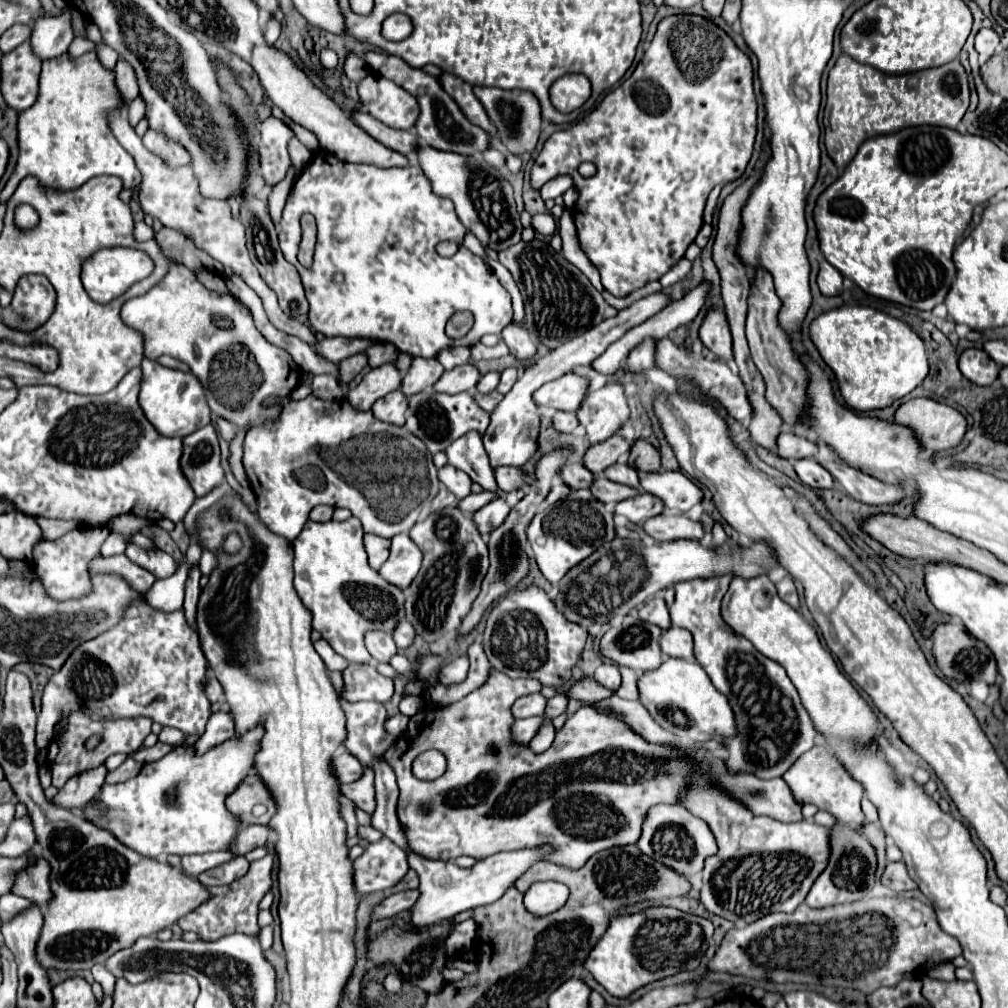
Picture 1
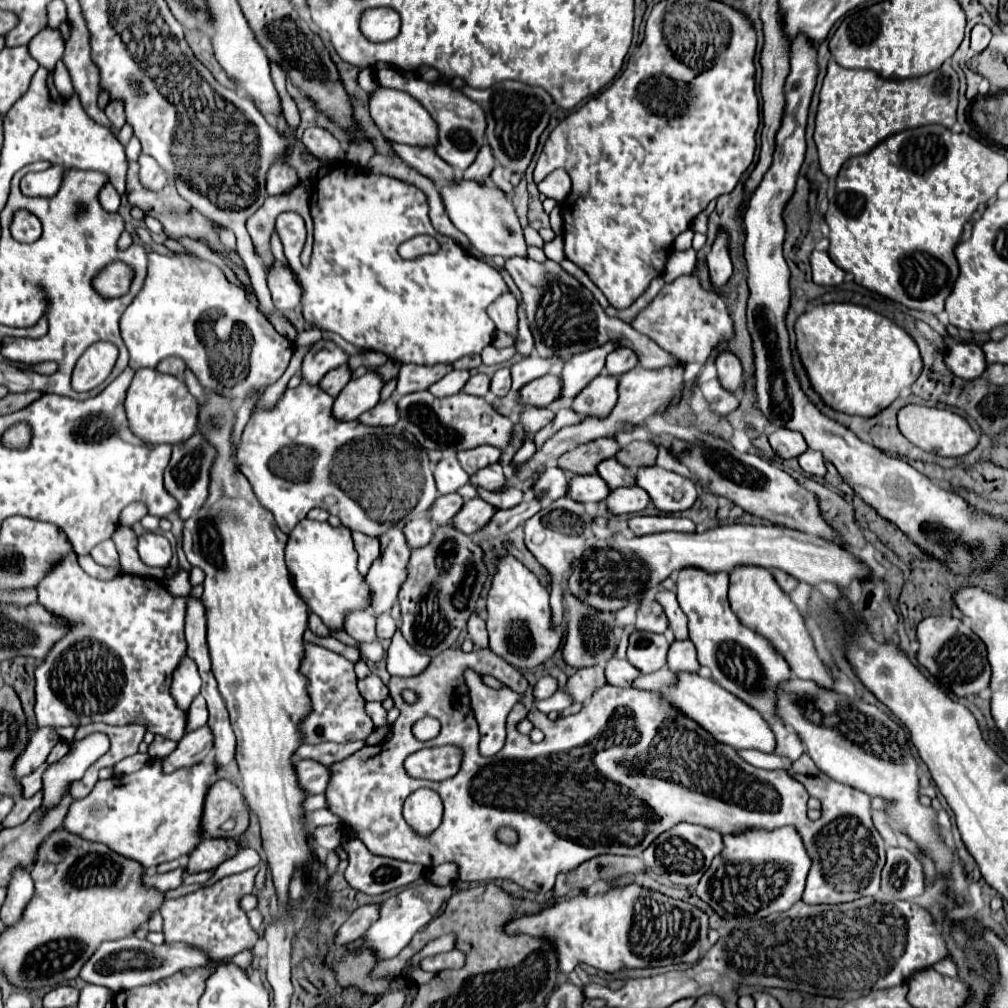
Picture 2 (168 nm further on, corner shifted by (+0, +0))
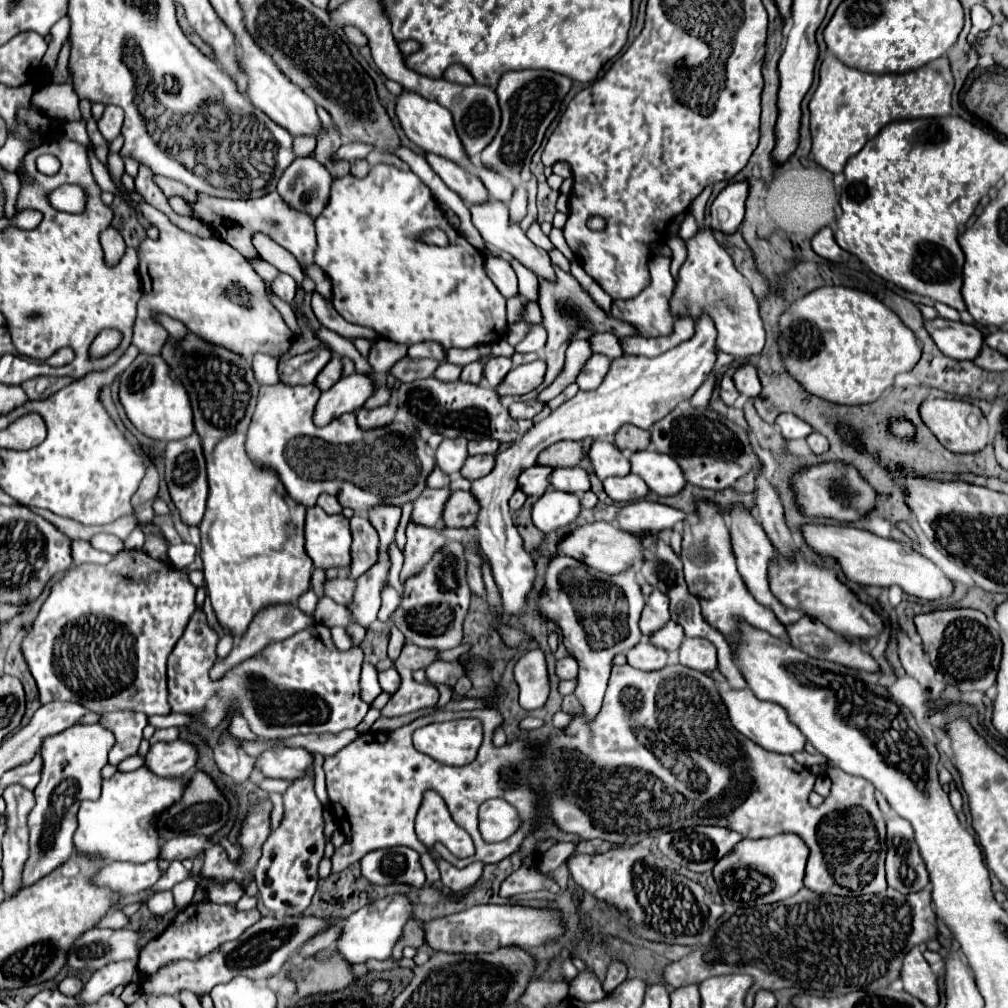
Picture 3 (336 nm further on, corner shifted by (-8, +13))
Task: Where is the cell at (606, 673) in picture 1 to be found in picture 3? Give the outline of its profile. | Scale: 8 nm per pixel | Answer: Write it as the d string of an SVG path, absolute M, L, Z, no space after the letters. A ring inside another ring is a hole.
M642 640L638 642L632 650L626 652L626 658L628 658L628 664L632 668L638 668L638 670L660 670L668 664L668 654L656 646L652 646L650 642Z

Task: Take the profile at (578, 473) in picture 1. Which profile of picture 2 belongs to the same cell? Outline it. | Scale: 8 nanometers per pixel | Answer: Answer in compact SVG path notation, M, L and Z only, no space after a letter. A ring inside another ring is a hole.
M548 467L538 475L536 483L532 485L532 491L542 501L546 501L546 499L556 501L566 495L566 485L568 485L566 473L562 473L562 469L558 469L558 467Z

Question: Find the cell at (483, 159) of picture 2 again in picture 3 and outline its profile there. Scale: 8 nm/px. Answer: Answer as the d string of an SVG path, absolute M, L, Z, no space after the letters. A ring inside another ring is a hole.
M476 164L474 166L474 174L482 180L482 184L488 188L490 196L494 200L502 200L502 202L508 202L512 198L512 192L514 192L514 186L512 182L508 182L500 172L494 172L492 168L486 168L484 164Z

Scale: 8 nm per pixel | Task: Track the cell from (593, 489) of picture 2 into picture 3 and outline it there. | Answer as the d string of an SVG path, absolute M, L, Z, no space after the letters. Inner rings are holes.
M580 466L556 468L550 476L550 484L558 490L564 490L564 492L584 494L586 490L590 490L590 474Z

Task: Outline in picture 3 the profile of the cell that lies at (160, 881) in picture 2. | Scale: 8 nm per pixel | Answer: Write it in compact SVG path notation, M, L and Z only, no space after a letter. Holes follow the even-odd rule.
M150 860L144 864L110 862L94 876L94 884L108 886L122 896L128 896L152 888L164 874L166 870L158 868L158 860Z

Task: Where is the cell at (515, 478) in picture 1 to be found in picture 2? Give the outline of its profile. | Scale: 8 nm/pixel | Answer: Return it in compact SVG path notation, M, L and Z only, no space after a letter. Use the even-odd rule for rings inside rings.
M500 463L488 465L488 467L480 469L478 473L474 473L474 475L470 477L470 483L472 483L474 487L482 487L482 489L488 489L488 491L498 489L498 485L502 485L502 481L504 481L504 473L502 473Z

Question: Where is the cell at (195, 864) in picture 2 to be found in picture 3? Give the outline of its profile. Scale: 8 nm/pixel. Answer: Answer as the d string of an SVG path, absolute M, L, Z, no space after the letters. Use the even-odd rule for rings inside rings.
M176 836L174 840L168 840L162 846L162 856L160 858L168 858L168 860L194 860L196 856L202 856L206 852L206 848L210 846L210 838L208 836Z

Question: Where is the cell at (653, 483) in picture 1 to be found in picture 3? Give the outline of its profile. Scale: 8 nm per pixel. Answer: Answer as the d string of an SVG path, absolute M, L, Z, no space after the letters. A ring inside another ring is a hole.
M652 450L634 452L630 456L630 464L632 474L638 474L658 496L674 496L688 484L682 468L678 468L678 464L674 464L674 458L666 454Z

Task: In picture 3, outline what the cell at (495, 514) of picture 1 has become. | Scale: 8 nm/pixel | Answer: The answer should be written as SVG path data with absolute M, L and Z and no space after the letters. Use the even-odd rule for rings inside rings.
M456 490L444 508L444 524L450 528L468 528L478 518L478 500L474 500L472 492Z

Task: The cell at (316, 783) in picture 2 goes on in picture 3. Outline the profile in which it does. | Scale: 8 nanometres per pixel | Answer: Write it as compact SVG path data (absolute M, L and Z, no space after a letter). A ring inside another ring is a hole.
M278 748L264 752L256 766L268 778L282 778L282 780L296 780L298 776L306 776L314 768L314 756L306 748Z

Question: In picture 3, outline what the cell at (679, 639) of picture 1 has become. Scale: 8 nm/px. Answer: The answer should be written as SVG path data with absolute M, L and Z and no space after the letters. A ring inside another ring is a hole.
M684 638L678 660L682 666L708 672L716 668L716 648L712 642L702 640L702 638Z

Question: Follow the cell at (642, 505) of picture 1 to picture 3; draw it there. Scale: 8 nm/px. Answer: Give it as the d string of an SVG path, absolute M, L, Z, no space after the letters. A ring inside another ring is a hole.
M628 474L624 478L608 478L604 482L604 490L614 502L640 500L650 492L650 488L646 488L646 482L634 474Z

